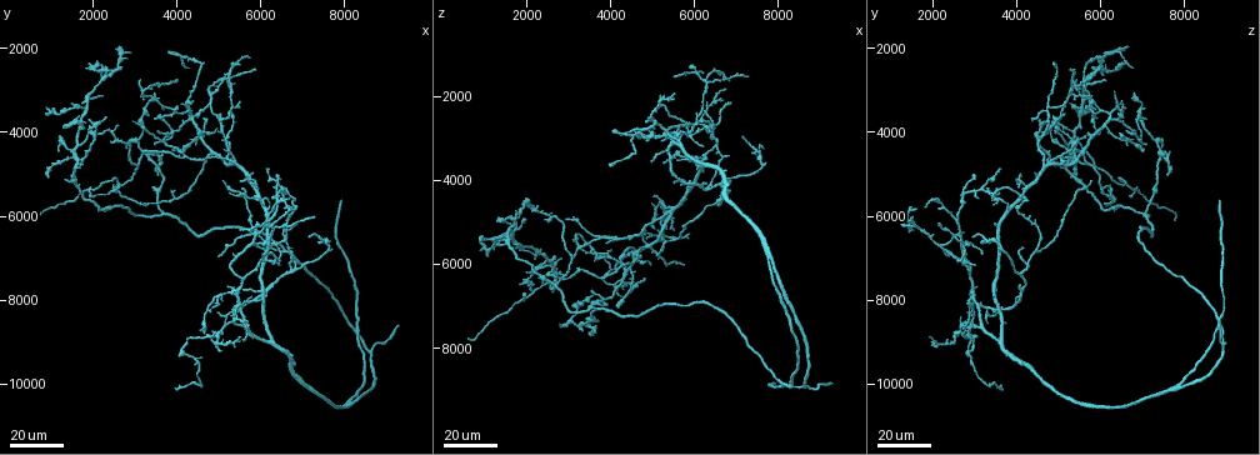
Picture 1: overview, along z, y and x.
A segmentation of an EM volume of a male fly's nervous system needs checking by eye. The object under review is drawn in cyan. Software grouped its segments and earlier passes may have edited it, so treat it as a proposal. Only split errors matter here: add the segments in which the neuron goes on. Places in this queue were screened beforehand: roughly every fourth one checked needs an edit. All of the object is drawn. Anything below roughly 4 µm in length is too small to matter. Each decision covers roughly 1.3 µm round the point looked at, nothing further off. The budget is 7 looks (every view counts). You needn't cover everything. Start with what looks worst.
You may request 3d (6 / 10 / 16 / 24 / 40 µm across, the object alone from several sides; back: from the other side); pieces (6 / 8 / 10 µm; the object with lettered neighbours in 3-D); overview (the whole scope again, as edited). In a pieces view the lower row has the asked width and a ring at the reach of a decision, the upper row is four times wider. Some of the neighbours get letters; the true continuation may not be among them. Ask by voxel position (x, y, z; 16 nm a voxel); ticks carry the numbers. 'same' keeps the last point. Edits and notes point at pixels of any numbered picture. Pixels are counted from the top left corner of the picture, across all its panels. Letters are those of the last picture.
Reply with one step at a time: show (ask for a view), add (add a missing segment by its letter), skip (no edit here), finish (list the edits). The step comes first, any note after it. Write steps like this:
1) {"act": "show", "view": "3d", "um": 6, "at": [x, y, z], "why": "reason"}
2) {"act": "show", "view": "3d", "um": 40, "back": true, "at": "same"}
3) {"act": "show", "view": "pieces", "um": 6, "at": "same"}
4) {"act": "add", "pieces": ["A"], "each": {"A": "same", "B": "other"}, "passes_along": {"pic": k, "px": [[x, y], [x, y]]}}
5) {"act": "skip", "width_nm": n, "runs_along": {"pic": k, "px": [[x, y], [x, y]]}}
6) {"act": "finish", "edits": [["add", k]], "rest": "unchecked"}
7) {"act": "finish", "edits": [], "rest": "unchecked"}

{"act": "show", "view": "3d", "um": 40, "at": [7850, 5650, 8800], "why": "free end"}

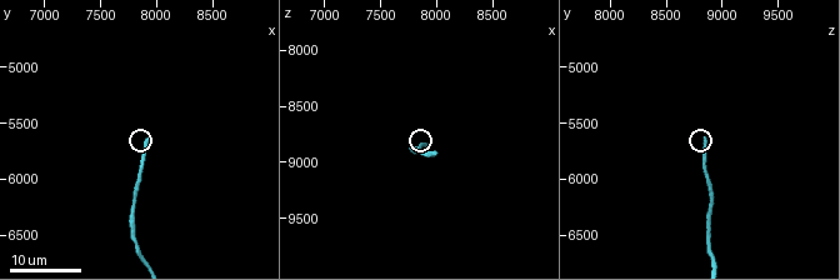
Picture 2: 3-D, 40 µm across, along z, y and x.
{"act": "show", "view": "pieces", "um": 8, "at": [7940, 5660, 8860]}

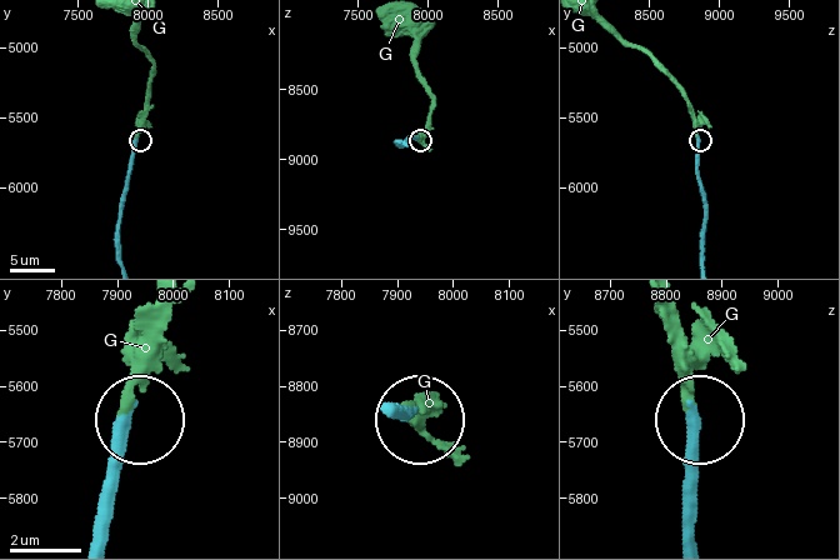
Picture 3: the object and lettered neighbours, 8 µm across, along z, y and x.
{"act": "add", "pieces": ["G"], "width_nm": 300, "each": {"G": "same"}, "passes_along": {"pic": 3, "px": [[696, 160], [696, 131], [686, 96], [605, 20]]}, "found": "it goes on there"}

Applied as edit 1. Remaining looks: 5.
{"act": "show", "view": "3d", "um": 40, "at": [3500, 3700, 7050], "why": "tapers out"}

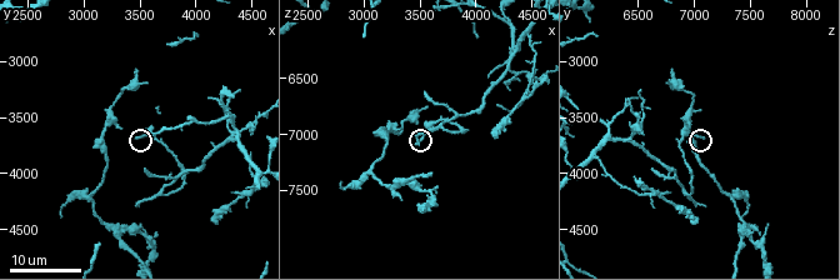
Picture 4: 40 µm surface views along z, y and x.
{"act": "show", "view": "pieces", "um": 10, "at": [3500, 3700, 7060]}

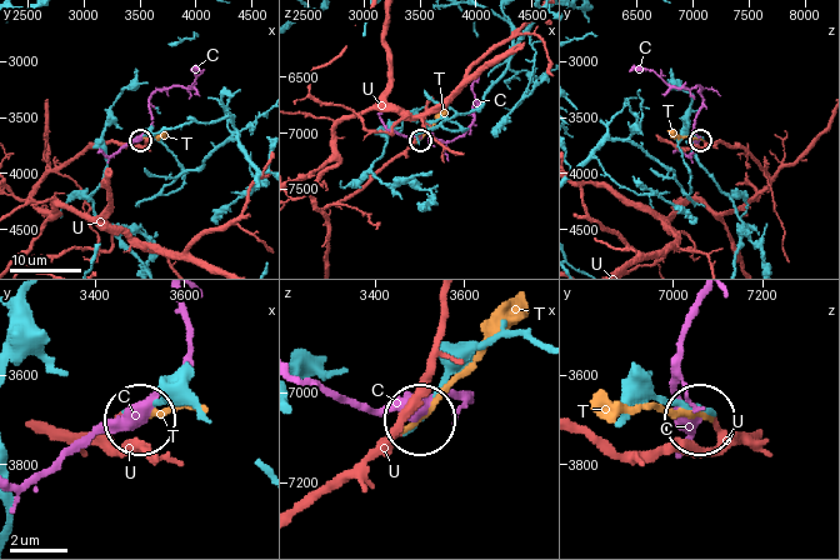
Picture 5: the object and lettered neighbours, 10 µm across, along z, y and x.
{"act": "skip", "each": {"C": "other", "T": "other", "U": "other"}, "runs_along": {"pic": 5, "px": [[624, 413], [645, 399], [680, 399], [700, 411]]}, "found": "no lettered segment goes on from it"}

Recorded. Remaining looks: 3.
{"act": "show", "view": "3d", "um": 24, "at": [6350, 6200, 3450], "why": "branch stops here"}

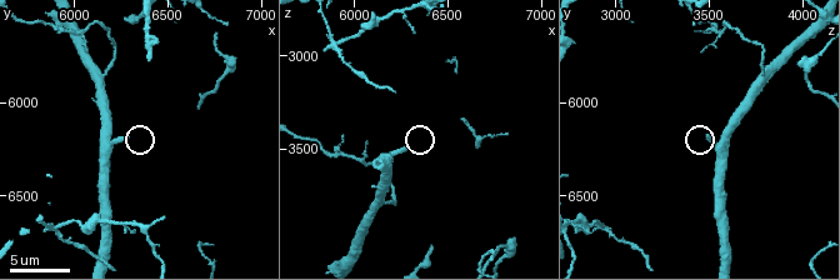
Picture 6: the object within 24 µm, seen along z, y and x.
{"act": "show", "view": "pieces", "um": 6, "at": [6280, 6180, 3500]}

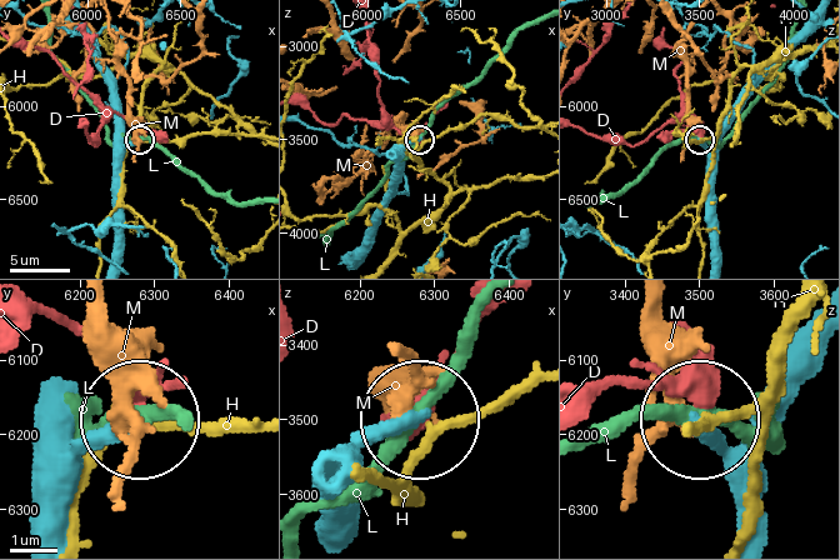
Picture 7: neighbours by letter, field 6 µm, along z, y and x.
{"act": "skip", "width_nm": 230, "each": {"D": "other", "H": "other", "L": "other", "M": "other"}, "runs_along": {"pic": 7, "px": [[340, 454], [415, 421]]}, "found": "none of them fits"}

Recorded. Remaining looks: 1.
{"act": "finish", "edits": [["add", 3]], "rest": "unchecked"}

